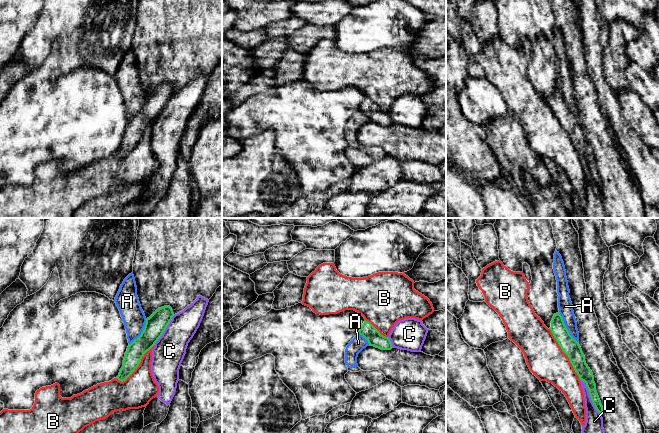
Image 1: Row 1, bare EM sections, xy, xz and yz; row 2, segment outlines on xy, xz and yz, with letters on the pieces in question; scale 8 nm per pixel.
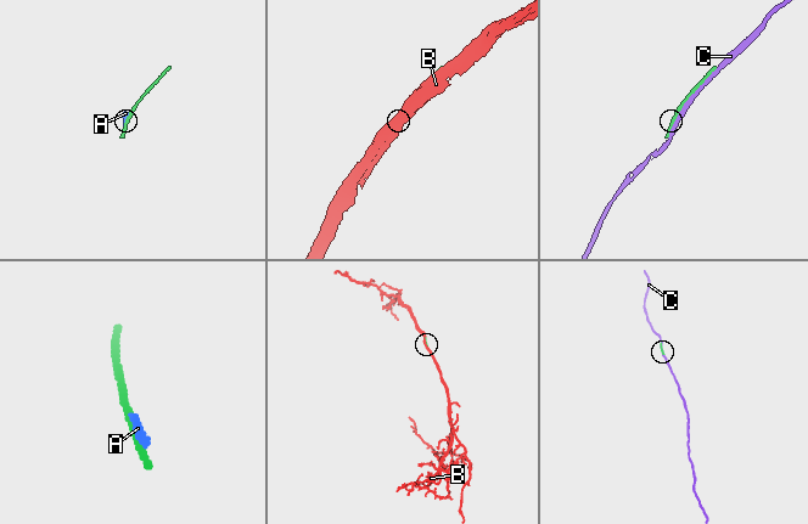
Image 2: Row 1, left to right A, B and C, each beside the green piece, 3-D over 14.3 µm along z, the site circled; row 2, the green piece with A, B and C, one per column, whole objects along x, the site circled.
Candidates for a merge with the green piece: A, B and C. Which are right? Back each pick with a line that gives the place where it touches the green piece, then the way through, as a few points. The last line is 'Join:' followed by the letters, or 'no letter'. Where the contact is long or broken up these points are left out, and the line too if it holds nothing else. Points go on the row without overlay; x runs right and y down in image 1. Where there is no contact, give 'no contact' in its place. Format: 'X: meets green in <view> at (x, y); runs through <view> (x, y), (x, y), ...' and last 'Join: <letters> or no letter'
Join: no letter

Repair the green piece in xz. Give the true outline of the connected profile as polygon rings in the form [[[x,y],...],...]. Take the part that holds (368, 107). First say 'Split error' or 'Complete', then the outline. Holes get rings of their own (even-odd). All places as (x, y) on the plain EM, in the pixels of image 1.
Complete. [[[366,96],[361,102],[359,110],[368,117],[370,122],[374,122],[381,126],[391,126],[393,124],[389,113],[381,111],[380,108]]]

